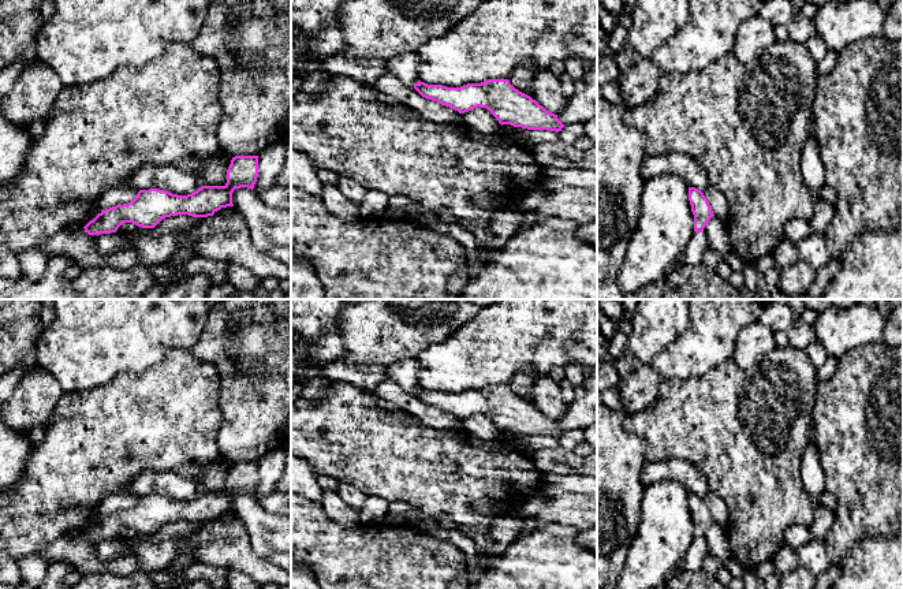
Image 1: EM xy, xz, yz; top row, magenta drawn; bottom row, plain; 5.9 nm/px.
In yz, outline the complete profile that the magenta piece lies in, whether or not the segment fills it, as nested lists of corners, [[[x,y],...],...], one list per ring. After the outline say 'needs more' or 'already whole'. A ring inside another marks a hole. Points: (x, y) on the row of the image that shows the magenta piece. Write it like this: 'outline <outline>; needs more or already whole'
outline [[[689,187],[689,201],[694,215],[694,231],[704,232],[708,221],[714,216],[704,193],[695,187]]]; already whole

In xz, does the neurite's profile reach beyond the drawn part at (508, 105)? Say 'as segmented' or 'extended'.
as segmented

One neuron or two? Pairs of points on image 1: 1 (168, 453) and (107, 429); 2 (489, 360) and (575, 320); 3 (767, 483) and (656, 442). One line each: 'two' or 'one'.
1: one
2: one
3: one

